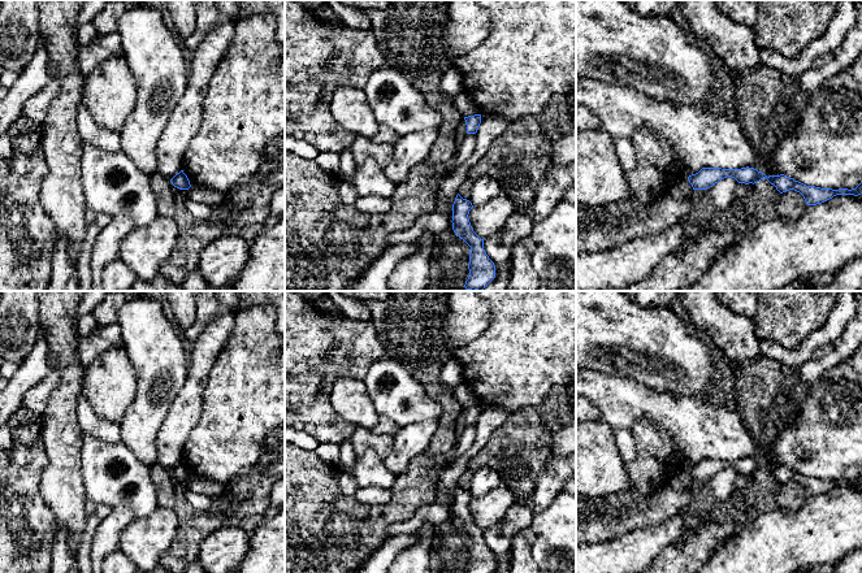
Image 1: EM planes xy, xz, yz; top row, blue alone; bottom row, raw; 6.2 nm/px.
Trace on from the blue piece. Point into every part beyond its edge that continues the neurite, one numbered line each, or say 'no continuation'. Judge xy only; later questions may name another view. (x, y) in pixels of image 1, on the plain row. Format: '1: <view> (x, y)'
no continuation

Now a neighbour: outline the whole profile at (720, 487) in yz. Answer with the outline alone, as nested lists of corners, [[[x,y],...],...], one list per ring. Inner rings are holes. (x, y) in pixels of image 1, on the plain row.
[[[727,468],[707,481],[707,491],[718,504],[728,504],[732,500],[737,476],[735,469]]]

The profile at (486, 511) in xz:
[[[503,483],[482,498],[473,498],[469,502],[468,509],[473,522],[481,530],[486,530],[498,524],[515,502],[512,486]]]

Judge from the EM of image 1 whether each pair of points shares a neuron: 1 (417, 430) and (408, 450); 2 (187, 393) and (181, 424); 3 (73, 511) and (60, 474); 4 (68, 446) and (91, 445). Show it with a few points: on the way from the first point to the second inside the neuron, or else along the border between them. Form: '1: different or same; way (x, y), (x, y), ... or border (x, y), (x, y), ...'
1: same; way (416, 435), (408, 445)
2: same; way (183, 400), (181, 403), (181, 416)
3: same; way (66, 502), (61, 483)
4: different; border (85, 434), (81, 476)

